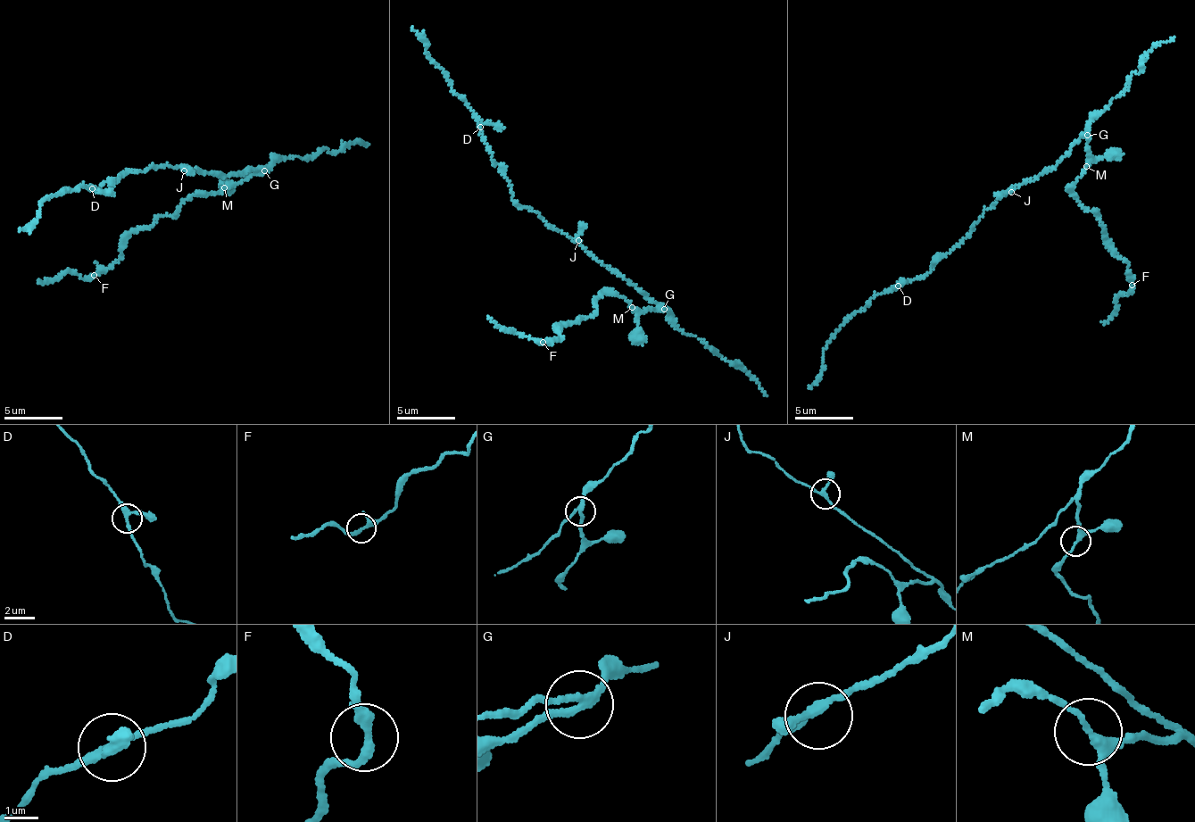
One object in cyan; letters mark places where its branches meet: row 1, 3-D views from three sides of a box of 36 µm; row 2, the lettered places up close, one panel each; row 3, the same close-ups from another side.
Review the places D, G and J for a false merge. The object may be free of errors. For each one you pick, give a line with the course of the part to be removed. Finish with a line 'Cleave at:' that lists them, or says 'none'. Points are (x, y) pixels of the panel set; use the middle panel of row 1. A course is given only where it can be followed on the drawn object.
G: Course of the part to remove: (663, 309), (635, 310), (604, 294), (588, 317), (566, 324), (560, 339), (543, 342), (488, 316)
Cleave at: G

